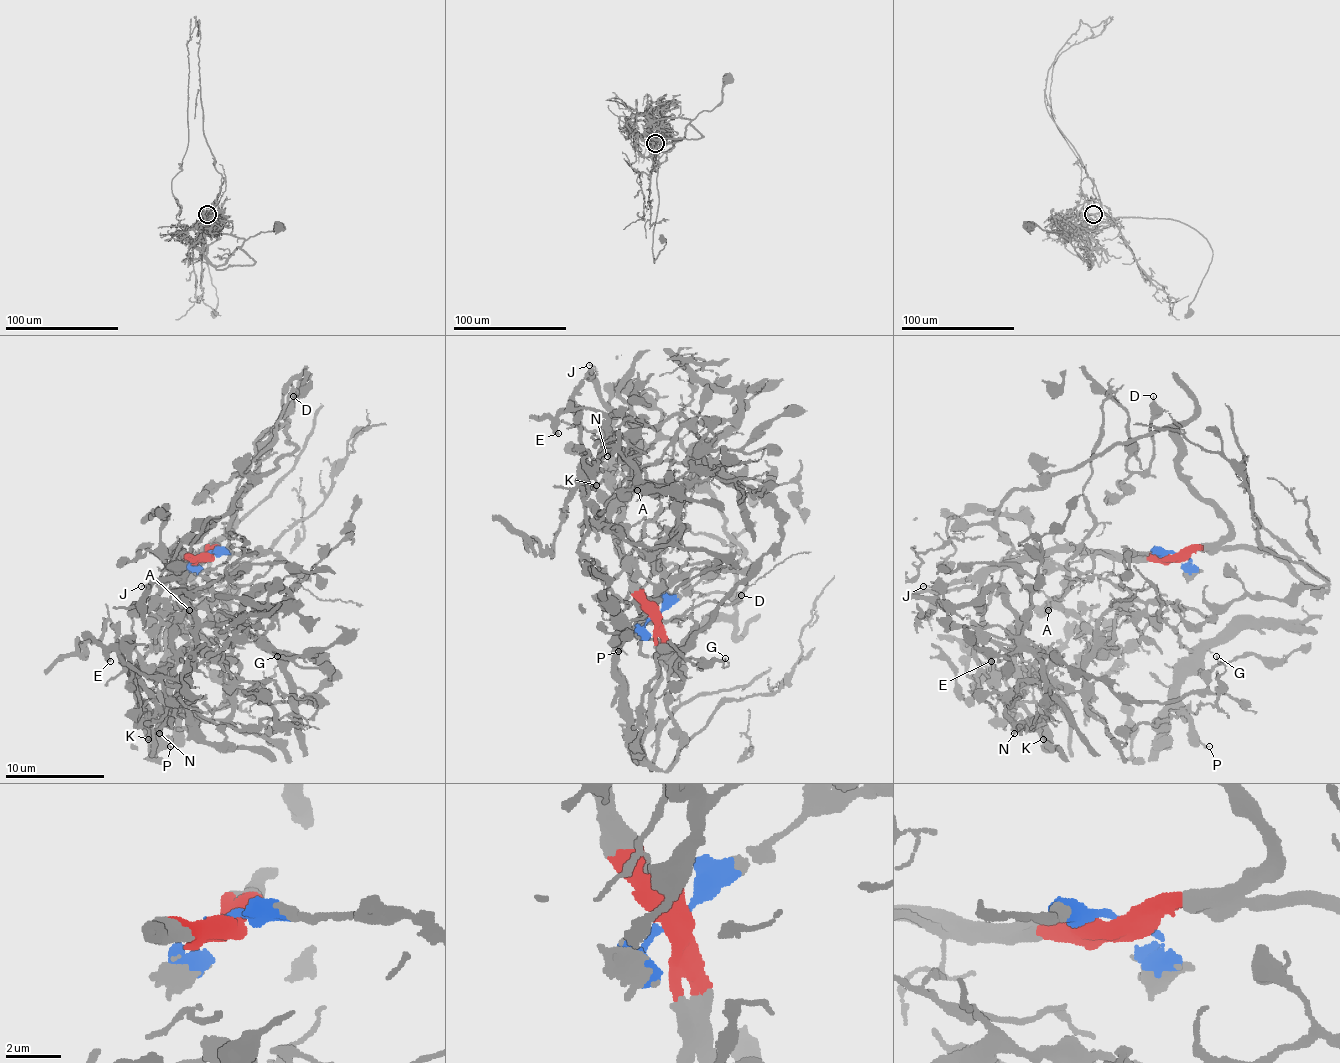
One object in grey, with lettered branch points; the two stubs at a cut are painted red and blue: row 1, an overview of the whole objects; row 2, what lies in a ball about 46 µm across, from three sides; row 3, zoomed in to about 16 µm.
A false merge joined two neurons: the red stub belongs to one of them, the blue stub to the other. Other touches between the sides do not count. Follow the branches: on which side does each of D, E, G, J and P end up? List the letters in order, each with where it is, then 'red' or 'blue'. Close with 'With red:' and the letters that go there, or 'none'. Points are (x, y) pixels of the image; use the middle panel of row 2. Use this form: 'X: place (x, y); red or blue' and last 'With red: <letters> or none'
D: place (741, 595); red
E: place (558, 433); red
G: place (725, 658); blue
J: place (589, 365); red
P: place (618, 651); blue
With red: D, E, J

